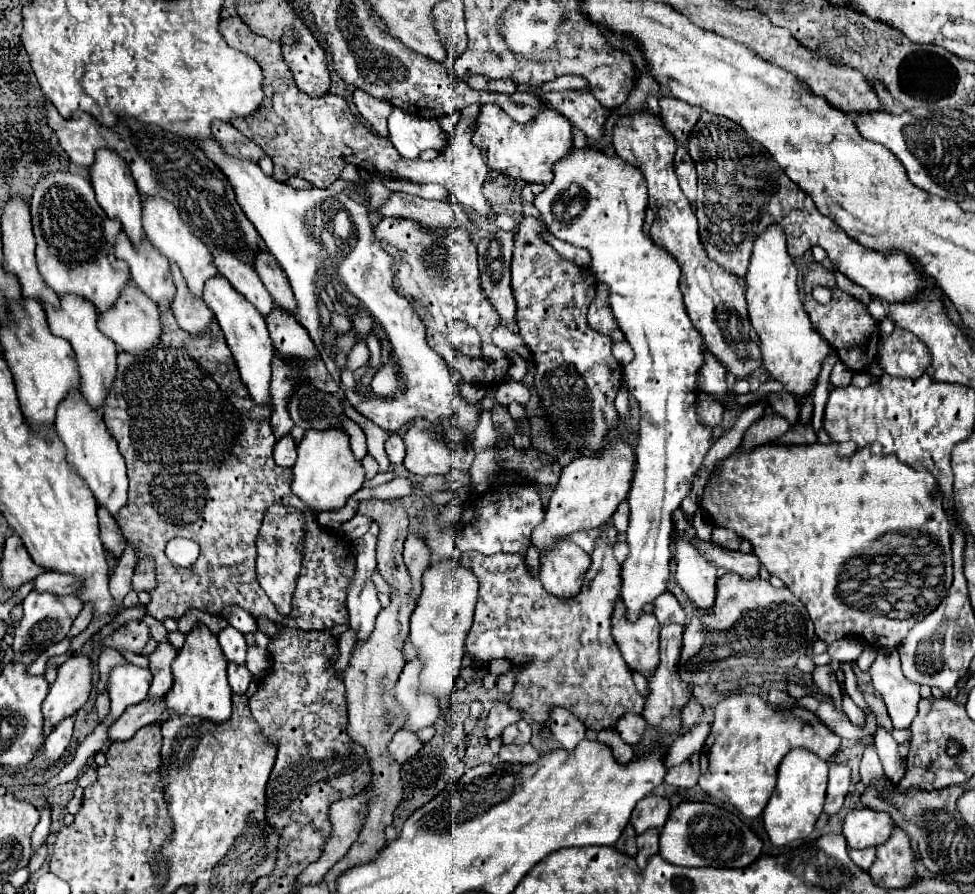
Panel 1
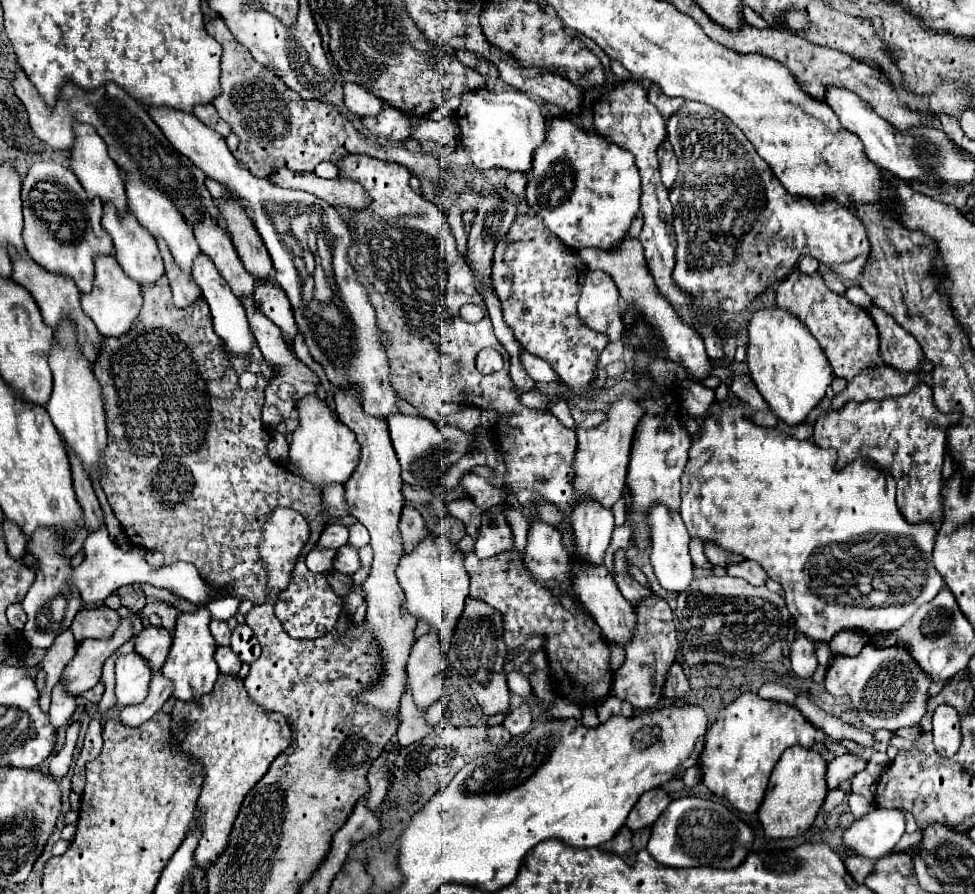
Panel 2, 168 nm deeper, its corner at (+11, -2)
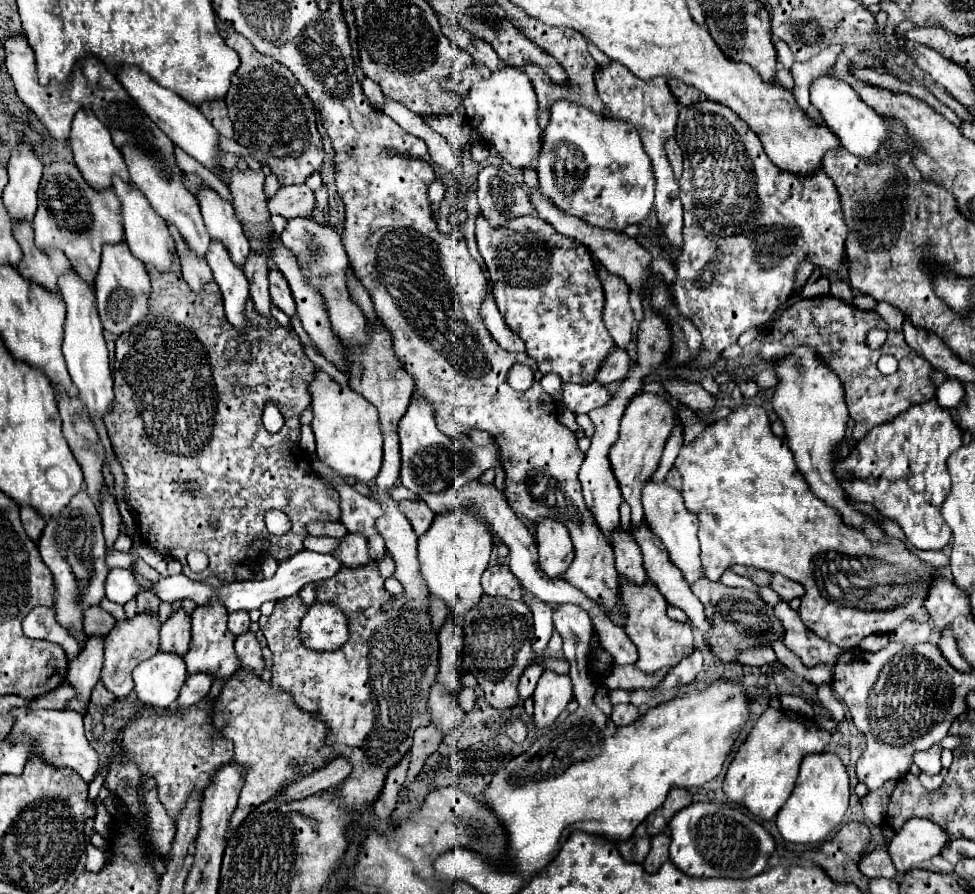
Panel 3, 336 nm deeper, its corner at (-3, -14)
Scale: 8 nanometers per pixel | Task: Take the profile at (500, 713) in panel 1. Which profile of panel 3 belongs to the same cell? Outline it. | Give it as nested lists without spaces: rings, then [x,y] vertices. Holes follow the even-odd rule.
[[[484,594],[480,602],[466,612],[464,620],[460,622],[466,640],[464,640],[464,664],[470,674],[476,676],[480,682],[486,702],[492,708],[512,708],[518,704],[518,680],[522,672],[530,664],[542,664],[546,668],[552,668],[558,674],[568,674],[570,666],[566,660],[552,658],[552,656],[538,656],[532,650],[532,612],[524,604],[524,600],[508,600],[500,596],[488,596]]]

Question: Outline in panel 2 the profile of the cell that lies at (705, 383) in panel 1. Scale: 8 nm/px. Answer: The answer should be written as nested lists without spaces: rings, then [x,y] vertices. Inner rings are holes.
[[[626,238],[614,252],[602,252],[598,248],[582,248],[578,254],[580,254],[582,262],[588,266],[588,270],[598,268],[598,270],[604,270],[606,274],[610,274],[620,290],[622,300],[634,304],[636,310],[642,312],[642,316],[646,316],[646,322],[654,324],[654,328],[658,328],[658,332],[662,332],[662,340],[666,340],[666,346],[668,346],[666,358],[672,360],[674,364],[686,368],[686,372],[690,374],[690,380],[702,382],[704,378],[708,378],[712,374],[712,362],[706,354],[702,338],[688,324],[684,324],[682,318],[678,316],[678,312],[670,306],[670,302],[664,296],[660,296],[660,292],[654,284],[654,278],[650,276],[650,272],[646,268],[642,246],[636,238]]]

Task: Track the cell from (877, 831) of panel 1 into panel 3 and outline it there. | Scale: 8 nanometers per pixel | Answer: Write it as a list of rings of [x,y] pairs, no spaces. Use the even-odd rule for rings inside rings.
[[[910,818],[908,824],[904,824],[904,828],[888,842],[888,854],[898,870],[896,878],[902,878],[908,870],[942,854],[948,844],[950,836],[944,828],[924,818]]]

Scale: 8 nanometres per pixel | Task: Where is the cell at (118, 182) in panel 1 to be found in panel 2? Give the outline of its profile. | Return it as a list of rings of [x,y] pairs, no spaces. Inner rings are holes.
[[[78,124],[78,140],[72,148],[70,168],[76,174],[76,178],[80,180],[80,184],[84,186],[84,190],[88,194],[88,200],[100,198],[102,204],[112,204],[118,210],[120,216],[126,214],[128,206],[126,206],[124,176],[122,176],[122,172],[118,172],[118,166],[114,164],[114,160],[110,160],[104,140],[94,132],[94,128],[90,128],[90,124]]]

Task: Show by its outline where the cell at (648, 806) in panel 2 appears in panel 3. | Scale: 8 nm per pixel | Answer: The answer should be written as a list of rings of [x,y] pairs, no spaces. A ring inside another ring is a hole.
[[[672,788],[672,792],[668,794],[668,800],[664,802],[664,812],[670,816],[670,814],[676,814],[676,810],[688,806],[692,802],[692,794],[688,792],[688,788]]]

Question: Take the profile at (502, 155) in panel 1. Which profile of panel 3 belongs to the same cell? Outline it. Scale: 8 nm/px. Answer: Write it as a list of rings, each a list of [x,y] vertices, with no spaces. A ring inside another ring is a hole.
[[[502,66],[490,76],[476,82],[468,96],[464,98],[466,118],[470,126],[480,132],[482,142],[494,146],[502,158],[510,162],[514,168],[530,166],[532,158],[540,156],[540,132],[538,126],[538,108],[536,108],[536,94],[532,92],[532,84],[524,70],[514,66]]]

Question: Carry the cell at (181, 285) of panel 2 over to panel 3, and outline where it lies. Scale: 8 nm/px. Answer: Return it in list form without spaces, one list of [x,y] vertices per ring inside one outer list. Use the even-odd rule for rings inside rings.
[[[172,226],[170,228],[174,240],[176,240],[176,252],[178,252],[178,258],[182,262],[182,274],[184,274],[184,280],[188,282],[188,286],[194,290],[194,292],[200,292],[202,286],[206,282],[212,280],[212,270],[206,262],[206,258],[200,258],[196,256],[196,252],[192,252],[188,248],[188,244],[184,242],[184,238],[180,236],[180,232]]]

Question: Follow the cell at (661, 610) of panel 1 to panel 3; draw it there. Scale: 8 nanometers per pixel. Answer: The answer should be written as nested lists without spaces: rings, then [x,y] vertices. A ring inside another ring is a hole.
[[[620,528],[612,536],[612,548],[616,558],[616,570],[624,576],[628,576],[632,582],[646,582],[646,572],[642,568],[642,552],[634,544],[632,536]]]

